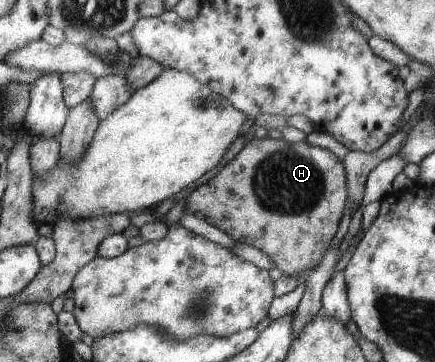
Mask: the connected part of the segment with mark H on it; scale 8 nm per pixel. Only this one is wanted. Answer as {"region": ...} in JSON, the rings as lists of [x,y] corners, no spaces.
{"region":[[[271,137],[254,138],[219,169],[216,176],[190,194],[185,211],[216,226],[237,243],[245,243],[264,252],[285,275],[302,278],[322,262],[343,218],[347,200],[343,163],[329,149],[312,146],[306,140],[290,143]]]}

